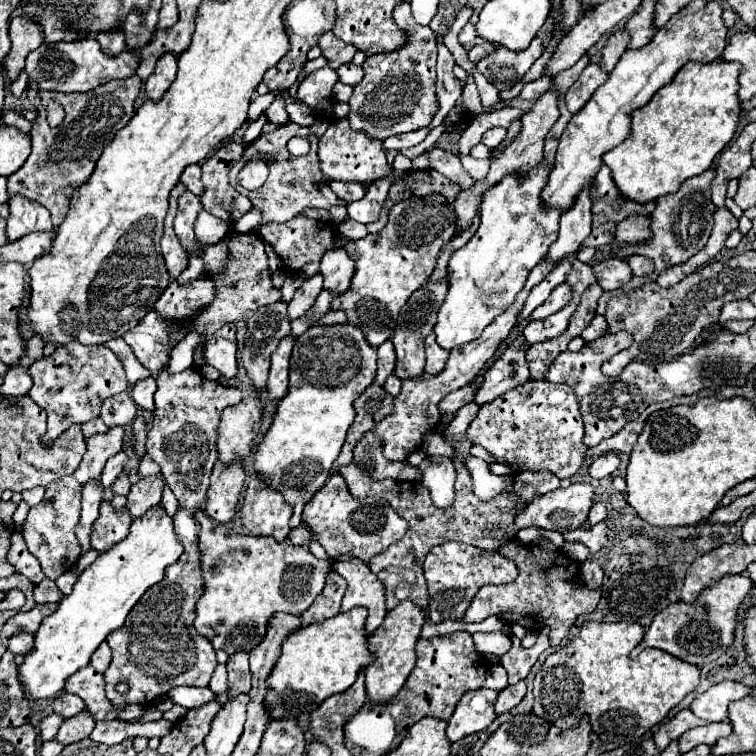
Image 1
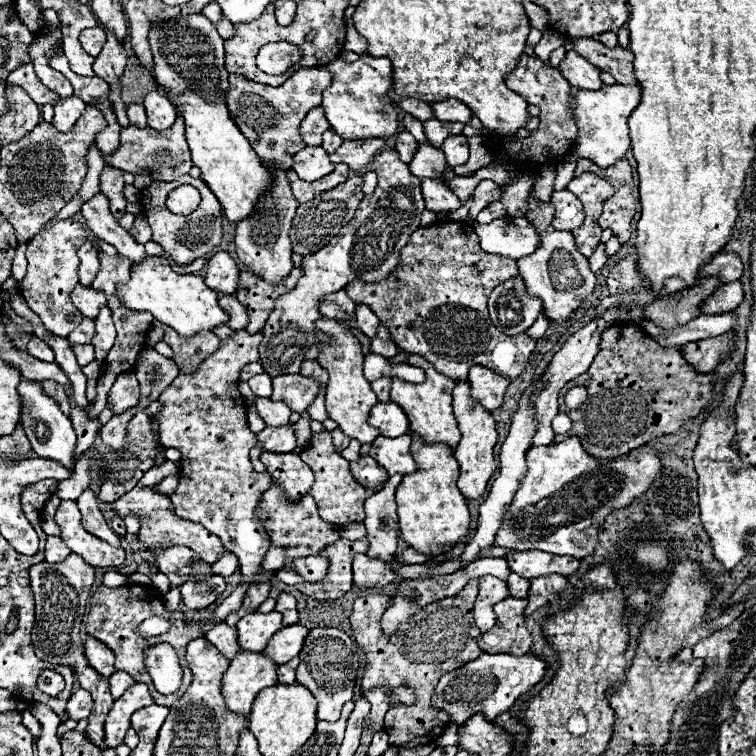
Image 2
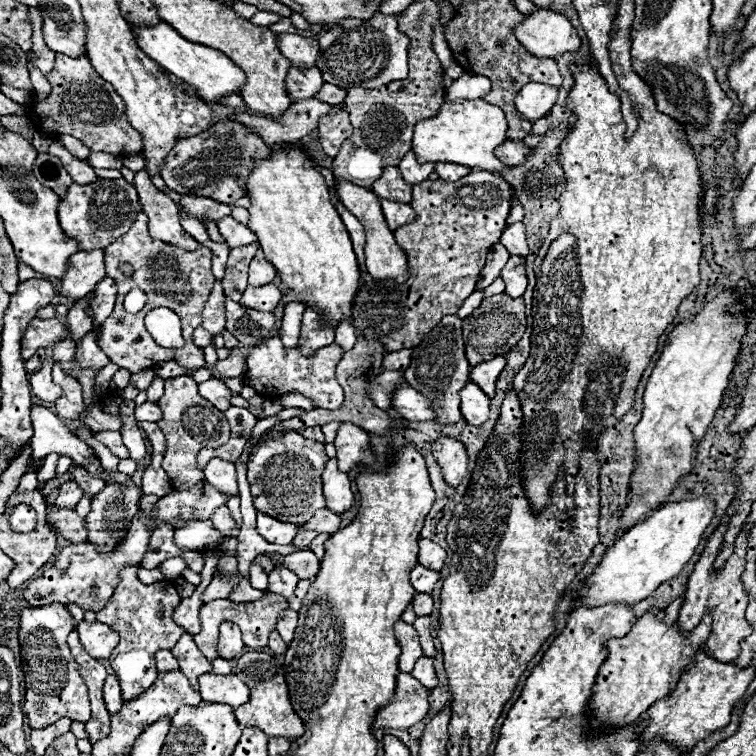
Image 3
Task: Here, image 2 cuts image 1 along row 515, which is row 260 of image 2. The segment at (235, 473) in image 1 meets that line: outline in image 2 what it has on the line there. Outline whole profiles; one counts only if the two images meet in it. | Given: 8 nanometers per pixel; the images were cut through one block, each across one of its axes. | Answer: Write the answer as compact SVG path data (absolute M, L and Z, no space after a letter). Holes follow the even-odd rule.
M216 252L206 264L206 284L220 294L232 294L238 288L238 266L228 252Z

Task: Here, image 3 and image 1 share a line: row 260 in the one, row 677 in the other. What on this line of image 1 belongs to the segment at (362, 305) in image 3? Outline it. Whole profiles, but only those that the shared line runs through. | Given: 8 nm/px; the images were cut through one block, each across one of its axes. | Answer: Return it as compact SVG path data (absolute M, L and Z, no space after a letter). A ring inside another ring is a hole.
M468 632L434 636L428 640L420 638L416 644L416 666L412 674L408 676L404 688L392 700L388 700L388 714L392 720L396 720L396 736L404 740L410 726L424 716L448 720L462 694L482 686L488 668L488 660L474 650L472 636Z

